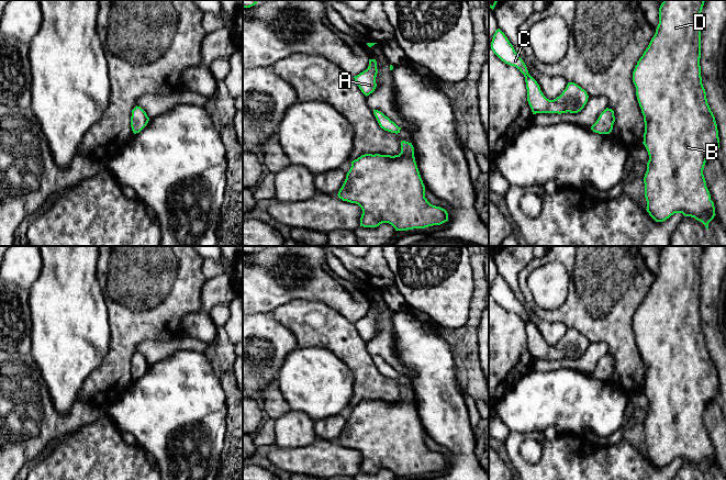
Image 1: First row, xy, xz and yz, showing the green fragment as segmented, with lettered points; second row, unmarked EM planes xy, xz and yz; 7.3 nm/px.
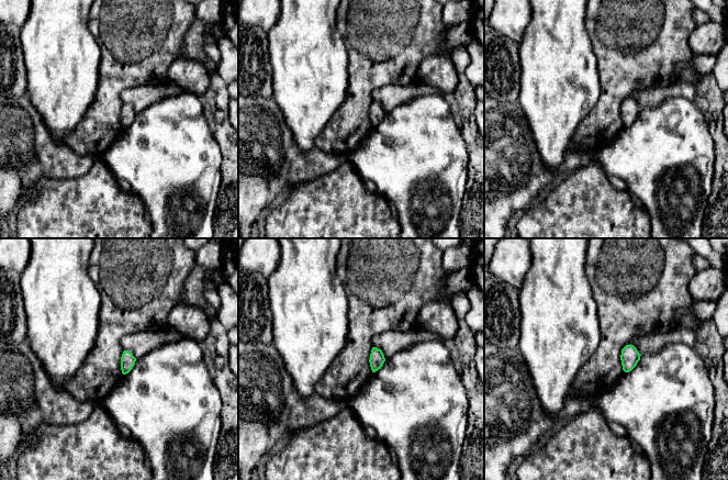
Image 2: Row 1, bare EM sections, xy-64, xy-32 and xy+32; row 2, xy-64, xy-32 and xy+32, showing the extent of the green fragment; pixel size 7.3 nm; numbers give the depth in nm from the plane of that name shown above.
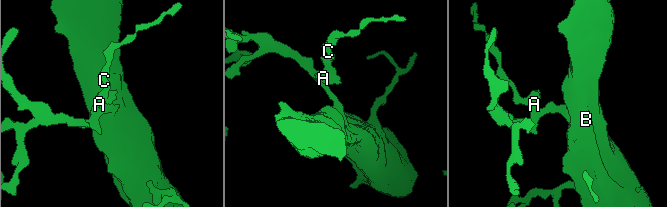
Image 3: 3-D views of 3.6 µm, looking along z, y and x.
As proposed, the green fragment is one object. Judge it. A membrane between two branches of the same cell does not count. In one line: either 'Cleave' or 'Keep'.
Keep

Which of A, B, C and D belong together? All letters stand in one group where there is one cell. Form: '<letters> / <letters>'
A B C D

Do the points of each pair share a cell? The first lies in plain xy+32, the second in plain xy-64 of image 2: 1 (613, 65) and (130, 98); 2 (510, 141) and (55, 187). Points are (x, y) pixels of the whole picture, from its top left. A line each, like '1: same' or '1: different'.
1: different
2: different

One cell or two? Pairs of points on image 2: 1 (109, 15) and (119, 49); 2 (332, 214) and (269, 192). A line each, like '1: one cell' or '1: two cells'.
1: one cell
2: two cells

